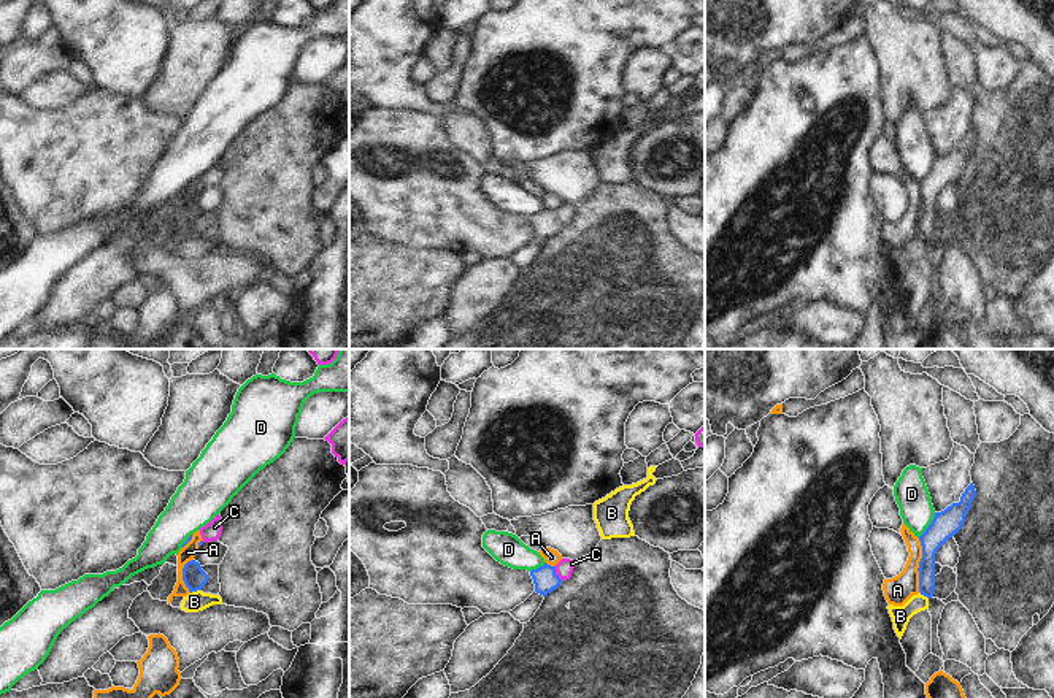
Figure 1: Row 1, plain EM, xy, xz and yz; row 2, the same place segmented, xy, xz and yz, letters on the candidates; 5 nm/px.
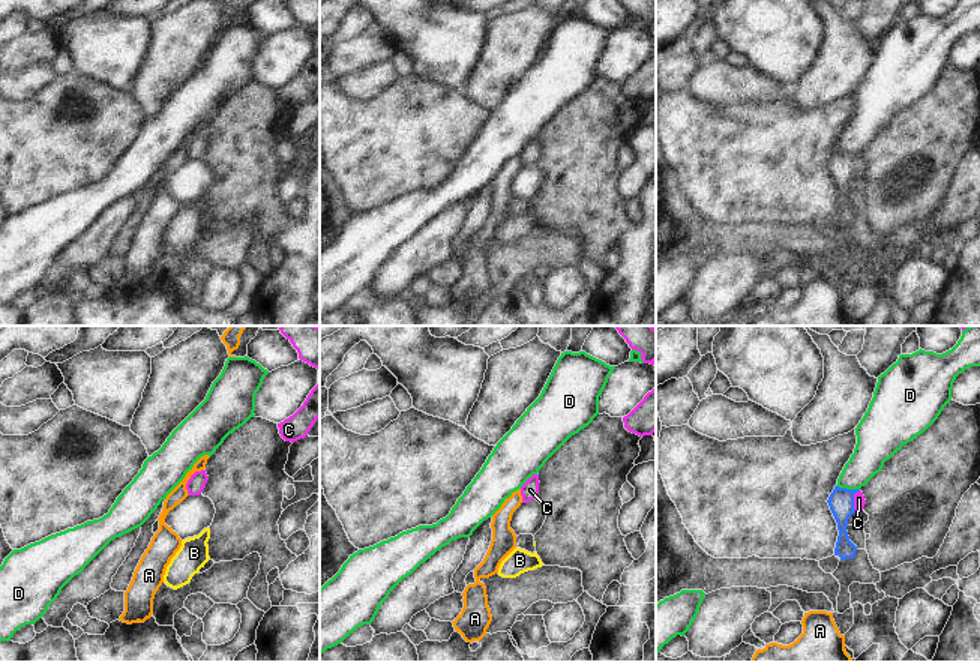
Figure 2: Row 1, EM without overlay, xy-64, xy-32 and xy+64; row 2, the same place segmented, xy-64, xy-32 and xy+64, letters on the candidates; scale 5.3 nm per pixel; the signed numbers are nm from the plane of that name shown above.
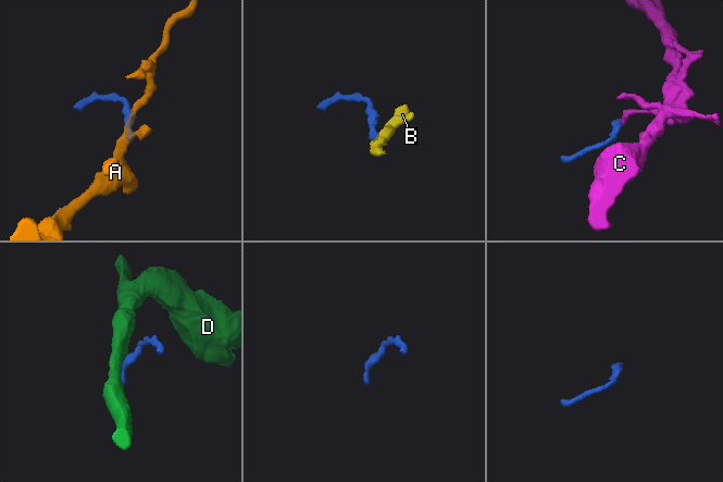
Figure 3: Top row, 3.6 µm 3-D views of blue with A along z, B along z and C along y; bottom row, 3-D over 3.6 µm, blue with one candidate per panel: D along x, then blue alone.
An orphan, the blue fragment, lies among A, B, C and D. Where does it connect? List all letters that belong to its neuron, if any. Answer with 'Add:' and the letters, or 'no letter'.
Add: C.

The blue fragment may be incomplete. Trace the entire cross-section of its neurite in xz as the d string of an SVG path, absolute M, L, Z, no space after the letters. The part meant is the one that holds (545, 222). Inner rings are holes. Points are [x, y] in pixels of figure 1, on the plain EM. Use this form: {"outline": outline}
{"outline": "M562 203L556 211L544 208L543 211L532 214L530 221L535 228L535 236L546 241L556 235L565 224L571 222L575 206Z"}

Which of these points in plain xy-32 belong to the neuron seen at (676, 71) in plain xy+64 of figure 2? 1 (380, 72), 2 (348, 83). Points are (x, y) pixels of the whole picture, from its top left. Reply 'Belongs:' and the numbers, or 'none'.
Belongs: none

